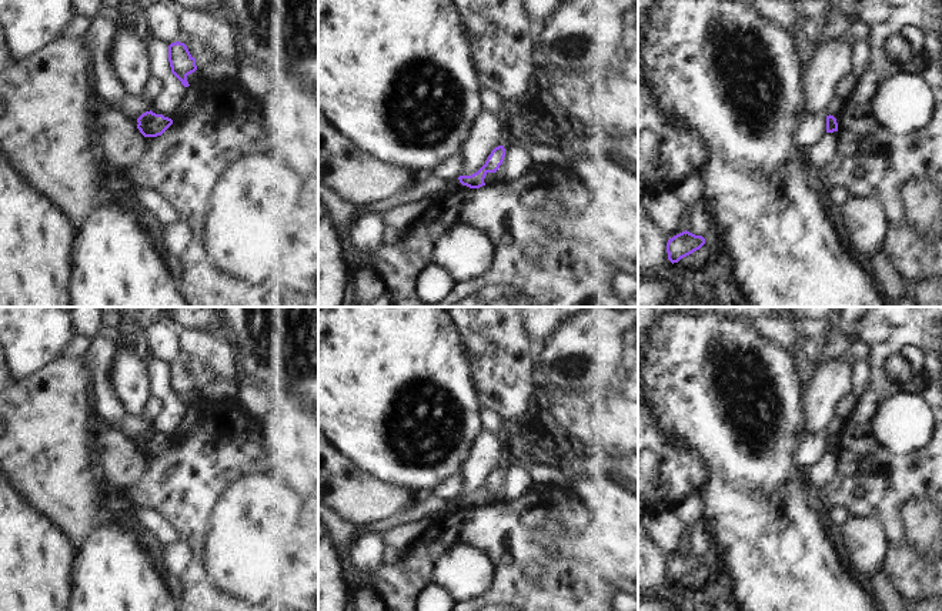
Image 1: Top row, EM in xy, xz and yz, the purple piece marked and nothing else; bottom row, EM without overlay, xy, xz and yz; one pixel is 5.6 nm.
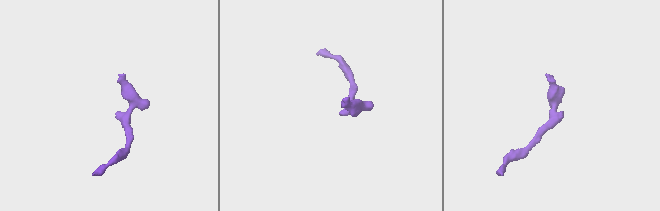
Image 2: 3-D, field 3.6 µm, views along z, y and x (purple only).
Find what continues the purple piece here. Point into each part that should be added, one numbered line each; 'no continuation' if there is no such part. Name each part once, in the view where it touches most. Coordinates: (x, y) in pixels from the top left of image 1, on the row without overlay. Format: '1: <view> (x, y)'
no continuation

